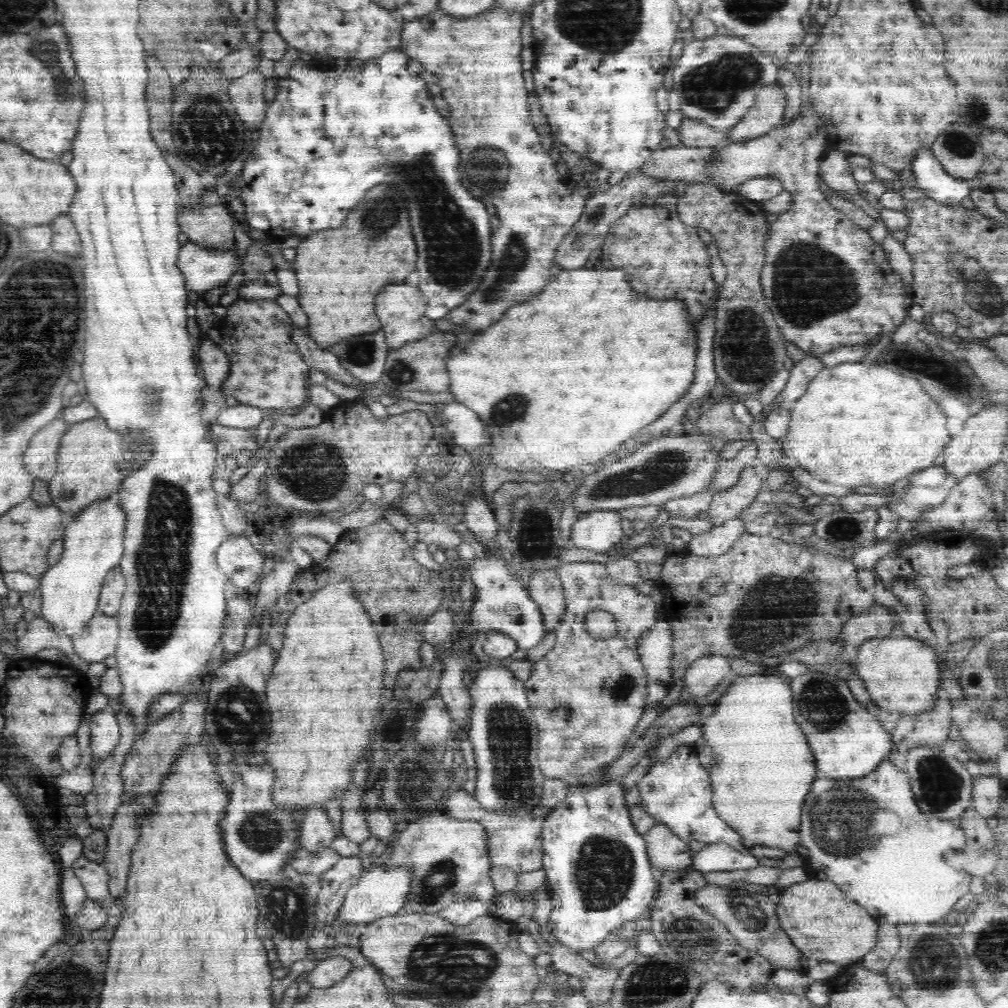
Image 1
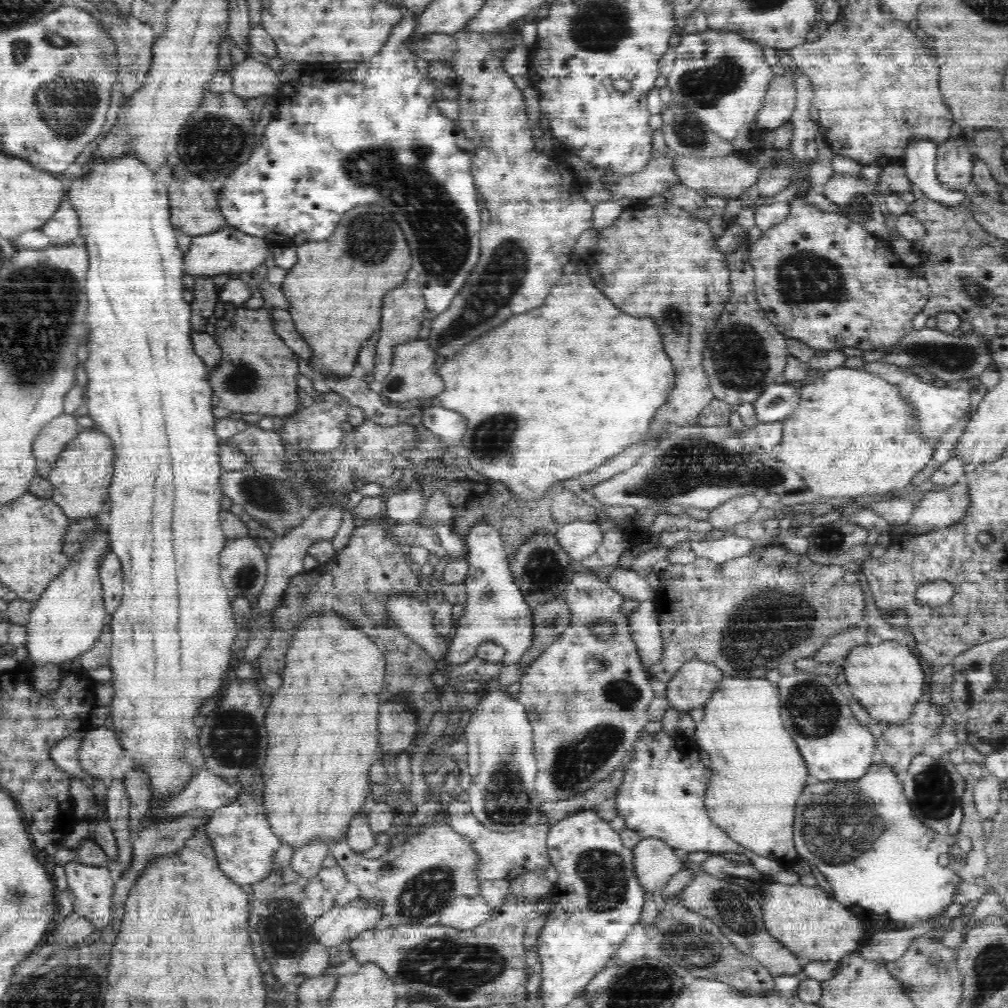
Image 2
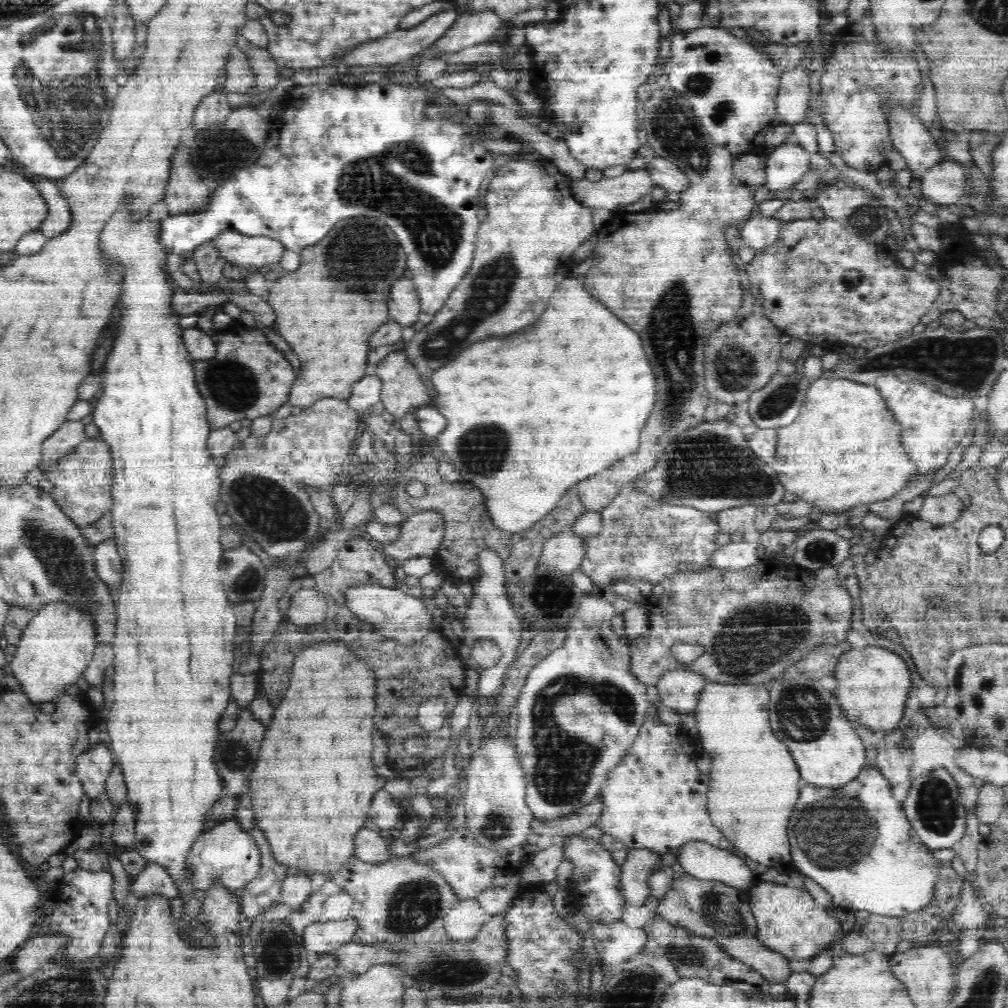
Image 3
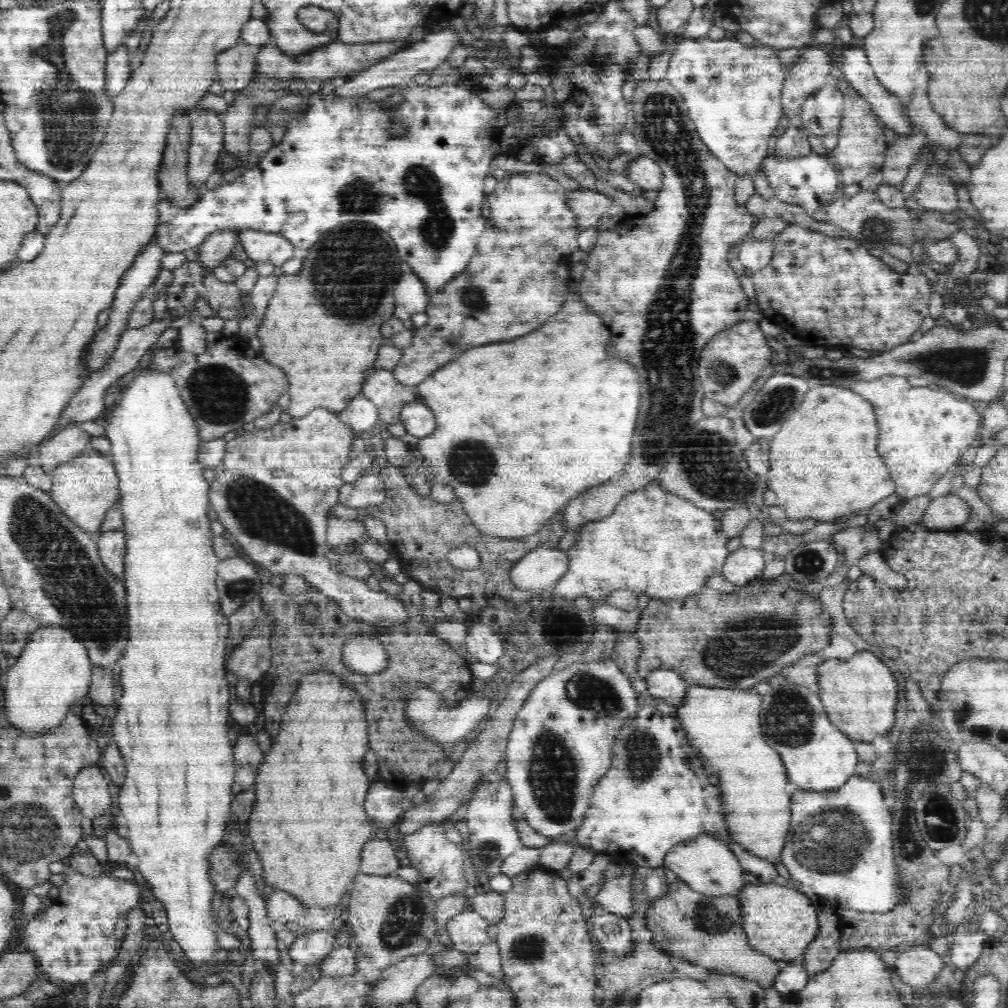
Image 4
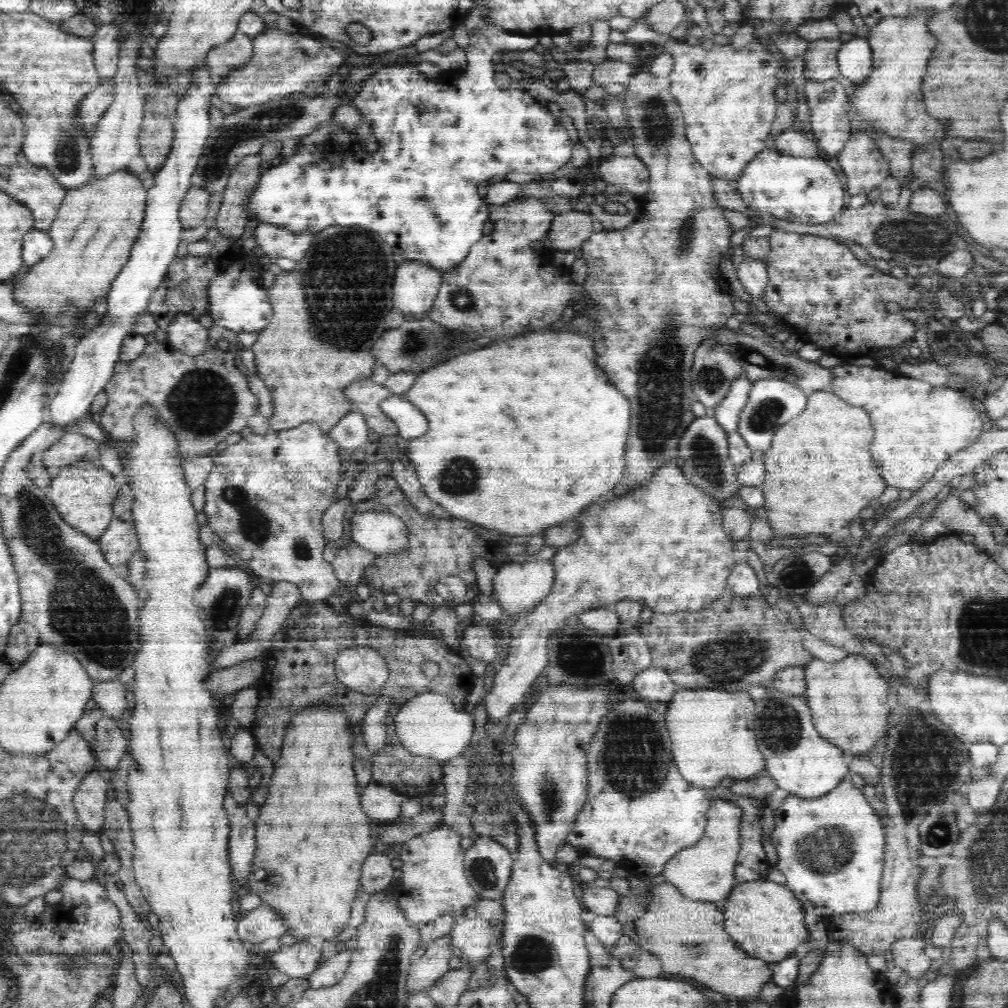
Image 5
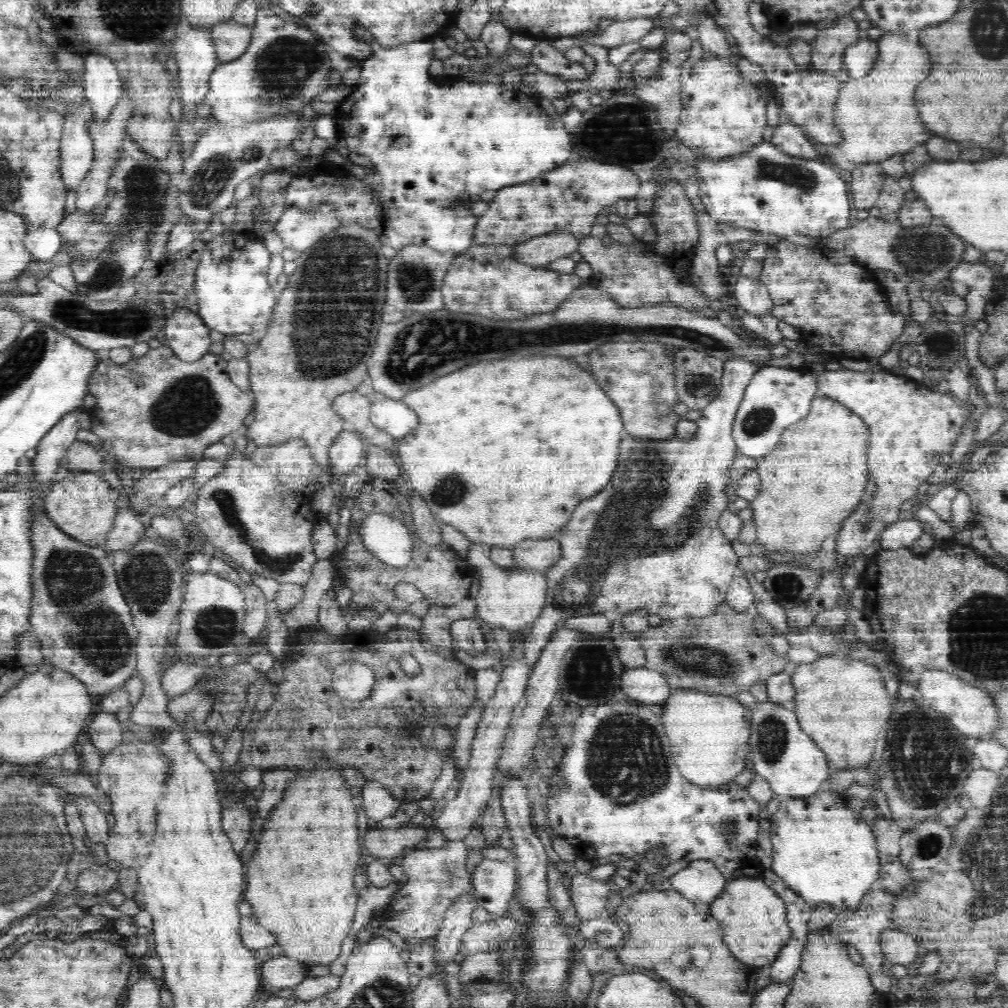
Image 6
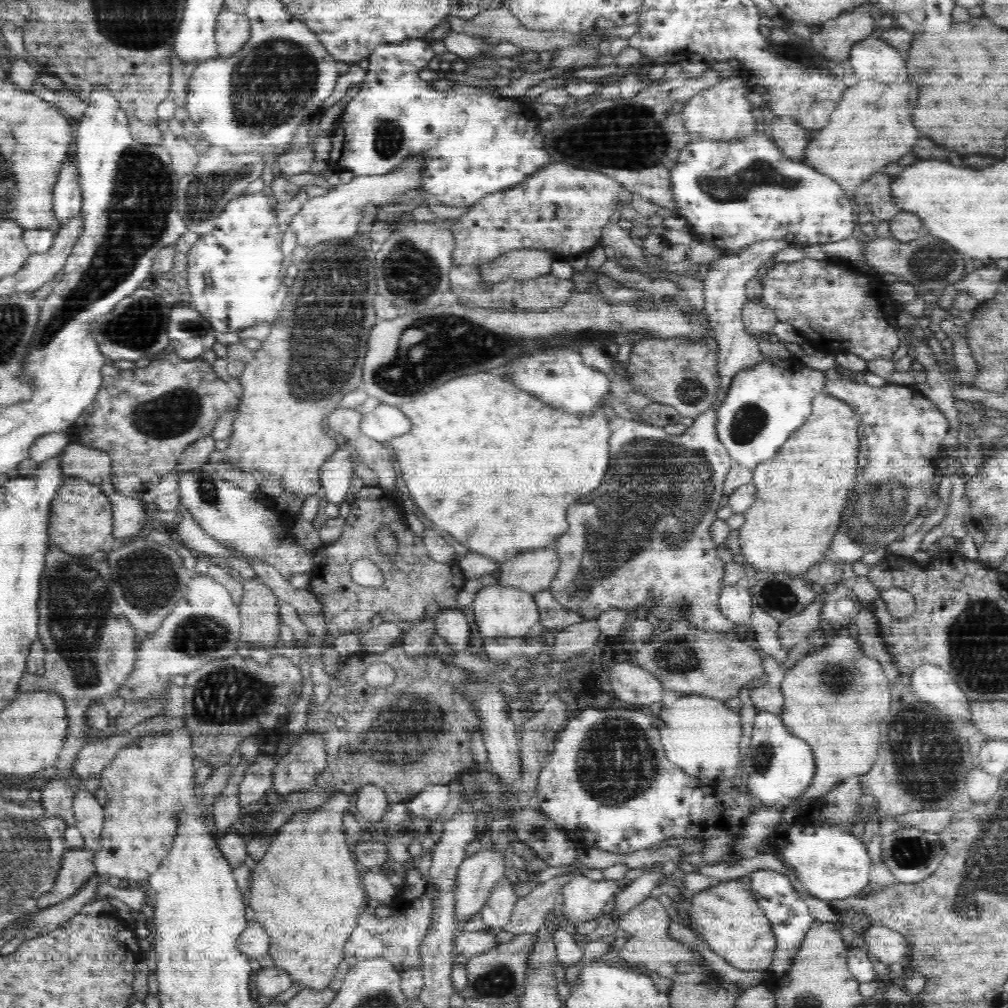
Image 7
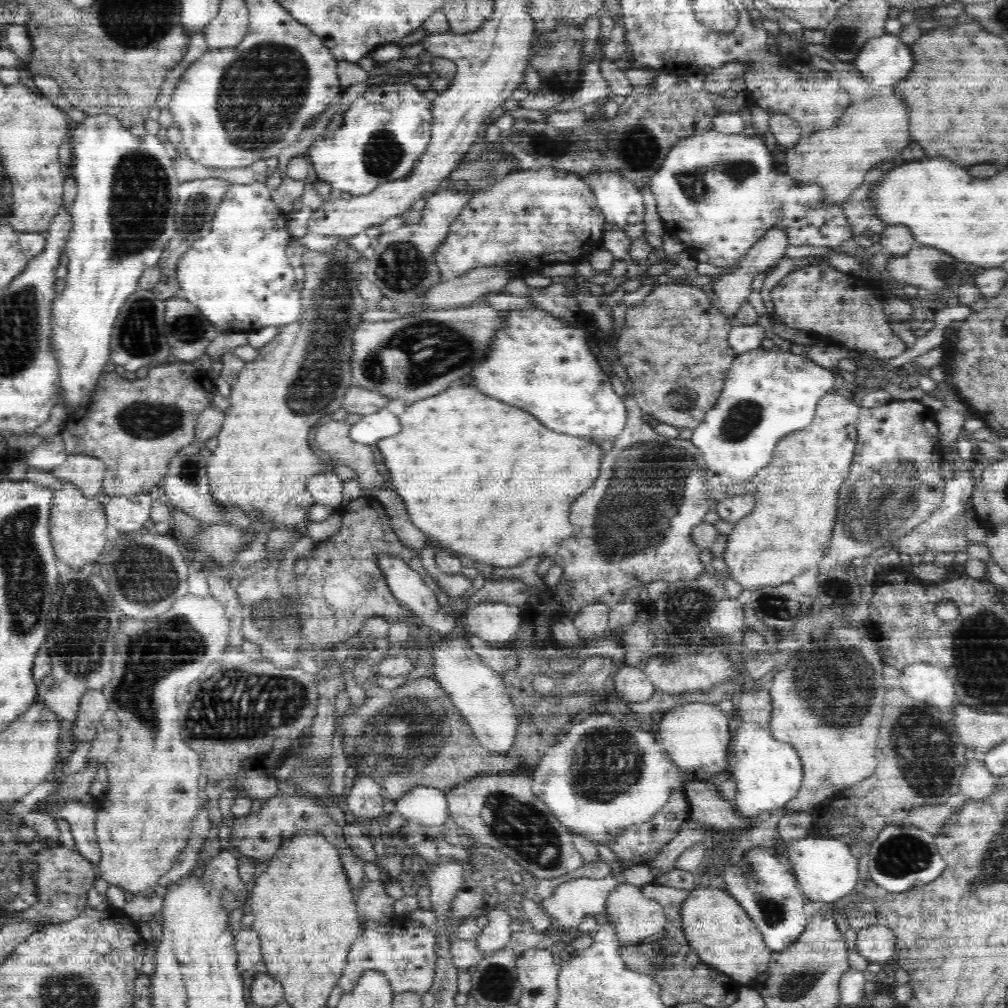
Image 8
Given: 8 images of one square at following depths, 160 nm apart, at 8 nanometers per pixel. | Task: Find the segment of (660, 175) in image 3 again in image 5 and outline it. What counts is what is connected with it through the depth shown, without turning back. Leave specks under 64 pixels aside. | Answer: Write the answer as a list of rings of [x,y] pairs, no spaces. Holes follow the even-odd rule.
[[[614,156],[606,158],[598,166],[598,176],[606,185],[625,189],[640,201],[650,188],[648,167],[640,158]]]

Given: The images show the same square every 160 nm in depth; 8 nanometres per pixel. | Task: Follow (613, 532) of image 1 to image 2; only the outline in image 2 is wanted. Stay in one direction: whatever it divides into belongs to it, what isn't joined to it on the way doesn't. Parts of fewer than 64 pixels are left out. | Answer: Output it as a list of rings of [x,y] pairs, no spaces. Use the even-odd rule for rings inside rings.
[[[576,520],[561,526],[555,533],[558,544],[568,556],[581,562],[602,544],[602,532],[596,522]]]

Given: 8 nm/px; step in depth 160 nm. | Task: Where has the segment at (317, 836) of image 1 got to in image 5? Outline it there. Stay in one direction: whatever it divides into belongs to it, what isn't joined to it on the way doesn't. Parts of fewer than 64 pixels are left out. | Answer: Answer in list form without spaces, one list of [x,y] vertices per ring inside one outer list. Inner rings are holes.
[[[263,904],[259,908],[243,912],[241,919],[237,921],[237,934],[247,946],[286,935],[287,928],[283,914],[279,914],[274,907]]]

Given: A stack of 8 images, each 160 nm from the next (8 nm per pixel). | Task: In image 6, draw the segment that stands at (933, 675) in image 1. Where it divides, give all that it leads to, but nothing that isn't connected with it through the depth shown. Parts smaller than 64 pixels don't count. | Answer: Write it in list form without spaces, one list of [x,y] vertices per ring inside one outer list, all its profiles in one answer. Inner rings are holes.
[[[849,655],[821,656],[812,663],[799,664],[791,670],[792,687],[796,691],[790,704],[799,718],[800,727],[825,752],[832,771],[865,767],[874,754],[878,732],[886,724],[891,712],[891,698],[880,680],[878,668],[872,664],[852,659]]]

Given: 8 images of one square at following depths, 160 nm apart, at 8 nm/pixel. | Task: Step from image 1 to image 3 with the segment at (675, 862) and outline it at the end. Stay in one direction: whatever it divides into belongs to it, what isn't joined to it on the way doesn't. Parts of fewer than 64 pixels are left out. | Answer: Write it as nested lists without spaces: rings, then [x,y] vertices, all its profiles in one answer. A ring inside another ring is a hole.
[[[638,847],[636,850],[628,850],[623,866],[622,886],[628,906],[636,906],[650,896],[648,878],[651,874],[670,866],[662,859],[658,851],[652,851],[648,847]]]

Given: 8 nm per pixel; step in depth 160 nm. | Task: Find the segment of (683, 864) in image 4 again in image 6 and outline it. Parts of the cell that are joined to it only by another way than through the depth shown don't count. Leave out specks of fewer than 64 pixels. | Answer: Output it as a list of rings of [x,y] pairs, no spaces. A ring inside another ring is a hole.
[[[694,860],[672,875],[667,886],[689,901],[704,902],[708,906],[720,896],[727,883],[726,877],[709,860]]]

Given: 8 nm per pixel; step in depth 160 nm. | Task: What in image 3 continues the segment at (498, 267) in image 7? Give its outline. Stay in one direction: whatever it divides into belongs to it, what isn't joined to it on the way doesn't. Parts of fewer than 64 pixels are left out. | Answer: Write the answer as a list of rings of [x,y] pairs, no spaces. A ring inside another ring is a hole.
[[[646,168],[626,171],[617,178],[602,178],[599,182],[572,179],[572,195],[590,210],[617,211],[619,206],[636,203],[656,187]]]

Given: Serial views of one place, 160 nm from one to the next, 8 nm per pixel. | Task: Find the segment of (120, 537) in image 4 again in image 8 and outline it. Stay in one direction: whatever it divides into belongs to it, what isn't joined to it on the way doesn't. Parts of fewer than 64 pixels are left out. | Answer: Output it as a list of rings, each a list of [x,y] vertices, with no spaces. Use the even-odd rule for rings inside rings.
[[[145,491],[129,497],[124,494],[110,497],[105,506],[107,523],[120,533],[142,531],[146,520],[150,518],[154,498]]]

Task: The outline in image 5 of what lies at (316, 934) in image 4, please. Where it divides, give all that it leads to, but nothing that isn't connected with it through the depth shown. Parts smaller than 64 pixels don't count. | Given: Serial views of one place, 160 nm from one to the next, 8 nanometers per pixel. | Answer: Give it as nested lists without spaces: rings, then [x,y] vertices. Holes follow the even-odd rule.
[[[307,941],[282,946],[272,955],[271,963],[278,972],[294,979],[304,978],[314,972],[322,960],[320,949]]]

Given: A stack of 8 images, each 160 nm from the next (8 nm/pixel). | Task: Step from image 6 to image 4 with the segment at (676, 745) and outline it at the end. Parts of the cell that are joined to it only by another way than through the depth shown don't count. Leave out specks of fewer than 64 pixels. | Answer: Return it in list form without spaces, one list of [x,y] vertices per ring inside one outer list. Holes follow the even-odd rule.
[[[694,685],[687,690],[686,700],[677,708],[675,718],[680,720],[688,746],[691,746],[699,758],[704,758],[718,774],[720,784],[717,790],[729,837],[734,840],[735,846],[742,845],[748,852],[760,857],[760,860],[776,864],[780,860],[780,853],[783,852],[791,823],[791,796],[785,790],[790,780],[778,751],[767,741],[764,742],[760,726],[762,697],[754,688],[724,690],[724,687]]]

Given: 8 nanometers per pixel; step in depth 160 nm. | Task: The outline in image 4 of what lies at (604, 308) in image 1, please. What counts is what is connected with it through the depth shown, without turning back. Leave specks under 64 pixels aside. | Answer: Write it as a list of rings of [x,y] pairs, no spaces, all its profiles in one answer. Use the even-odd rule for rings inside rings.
[[[570,292],[566,294],[562,310],[556,316],[552,316],[542,328],[534,330],[532,334],[526,334],[524,338],[514,338],[508,342],[498,342],[498,344],[466,350],[462,356],[452,360],[448,366],[442,366],[416,386],[420,401],[435,414],[436,428],[430,436],[418,440],[416,442],[418,448],[414,449],[422,454],[430,466],[436,467],[437,481],[450,486],[456,498],[462,498],[467,514],[484,534],[500,538],[522,538],[544,529],[556,517],[561,507],[572,498],[576,498],[582,491],[592,486],[600,486],[614,476],[620,476],[626,461],[631,456],[632,440],[634,440],[632,436],[636,426],[634,420],[638,416],[638,404],[640,404],[638,376],[626,362],[612,360],[604,354],[606,352],[604,348],[610,340],[610,329],[602,324],[599,316],[588,312],[586,306],[588,304],[582,302],[578,294]]]

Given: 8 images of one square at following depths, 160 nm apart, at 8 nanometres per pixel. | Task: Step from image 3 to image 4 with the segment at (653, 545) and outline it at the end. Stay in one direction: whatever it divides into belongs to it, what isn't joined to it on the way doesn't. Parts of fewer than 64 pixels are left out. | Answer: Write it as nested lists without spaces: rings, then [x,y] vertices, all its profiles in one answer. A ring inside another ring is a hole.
[[[657,480],[641,490],[627,493],[612,514],[586,522],[575,538],[574,545],[567,550],[570,555],[568,570],[553,586],[553,594],[570,600],[586,596],[594,605],[603,602],[614,590],[626,589],[646,594],[651,599],[684,599],[686,595],[697,594],[702,586],[706,586],[708,578],[723,574],[722,566],[730,554],[726,547],[730,538],[723,531],[720,516],[664,492]]]

